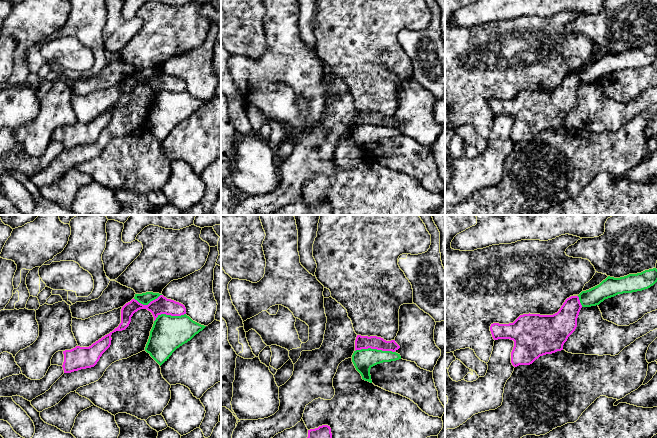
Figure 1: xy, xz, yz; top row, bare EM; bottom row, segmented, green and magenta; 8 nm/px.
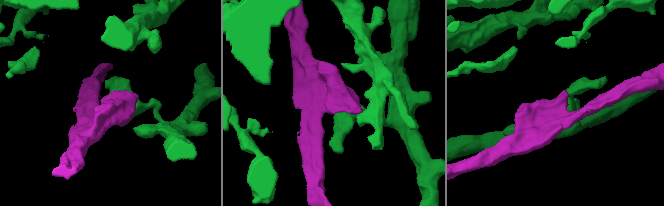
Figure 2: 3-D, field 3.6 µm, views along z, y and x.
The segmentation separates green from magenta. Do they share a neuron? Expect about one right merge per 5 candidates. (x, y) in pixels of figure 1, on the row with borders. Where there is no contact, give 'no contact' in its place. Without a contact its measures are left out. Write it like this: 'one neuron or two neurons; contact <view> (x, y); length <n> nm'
two neurons; contact xz (375, 349); length 320 nm

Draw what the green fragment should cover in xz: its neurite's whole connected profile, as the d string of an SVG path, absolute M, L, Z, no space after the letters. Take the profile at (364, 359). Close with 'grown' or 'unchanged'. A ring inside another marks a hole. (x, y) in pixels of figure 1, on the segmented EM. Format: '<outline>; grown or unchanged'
M361 349L354 351L352 362L356 370L361 374L362 379L372 383L370 369L383 362L391 362L401 359L400 354L392 351L377 349Z; unchanged

